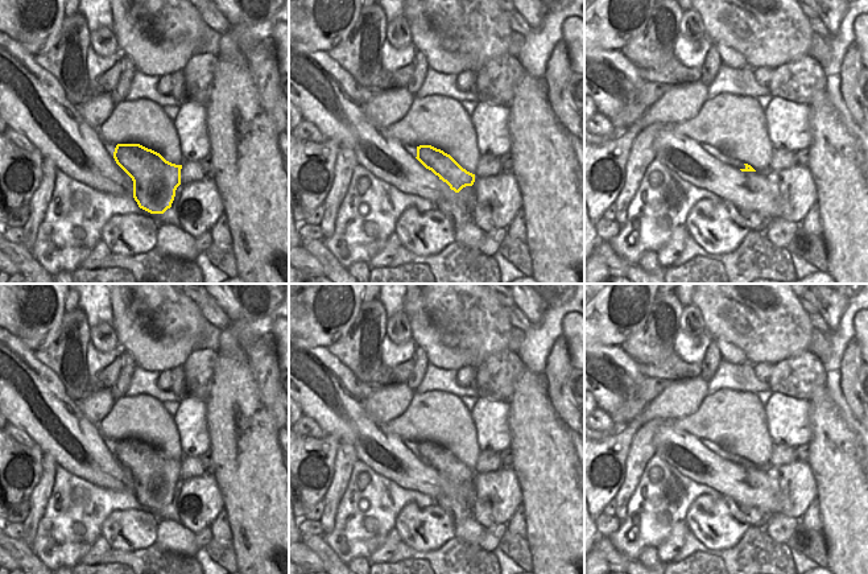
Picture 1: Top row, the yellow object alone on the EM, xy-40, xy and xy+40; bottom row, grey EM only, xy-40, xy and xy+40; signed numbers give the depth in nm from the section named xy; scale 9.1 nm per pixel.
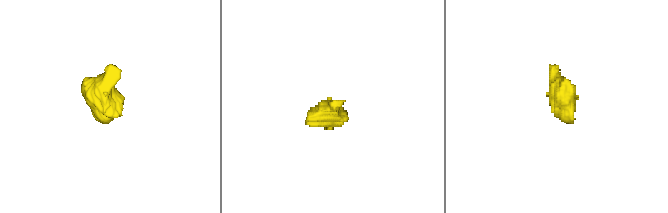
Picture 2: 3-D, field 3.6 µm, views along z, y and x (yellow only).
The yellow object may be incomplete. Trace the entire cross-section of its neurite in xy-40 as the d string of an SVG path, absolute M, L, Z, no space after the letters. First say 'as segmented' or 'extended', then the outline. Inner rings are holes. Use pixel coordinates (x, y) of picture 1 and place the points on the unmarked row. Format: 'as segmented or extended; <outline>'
as segmented; M117 439L116 459L133 476L133 494L150 509L164 509L171 503L181 480L182 461L166 457L160 449L140 439Z

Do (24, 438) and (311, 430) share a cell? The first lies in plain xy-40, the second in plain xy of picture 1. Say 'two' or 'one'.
one

